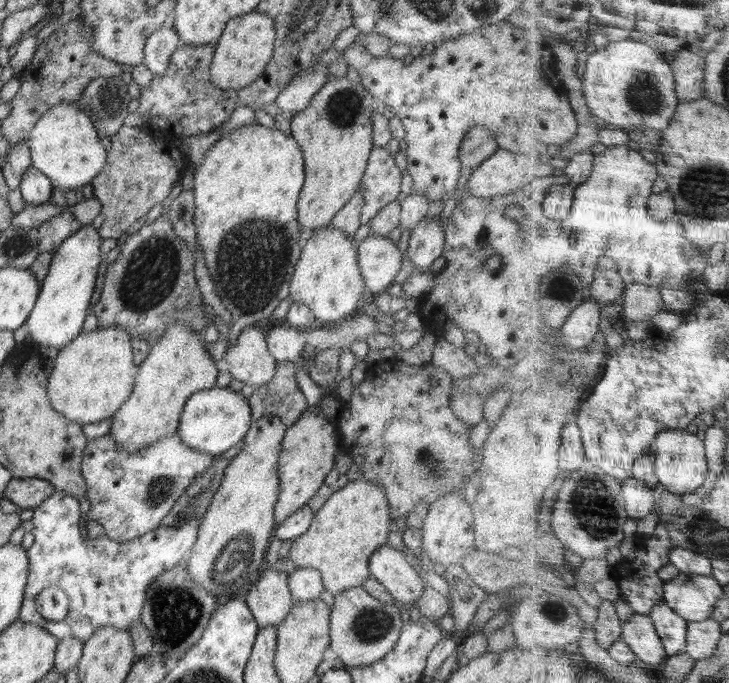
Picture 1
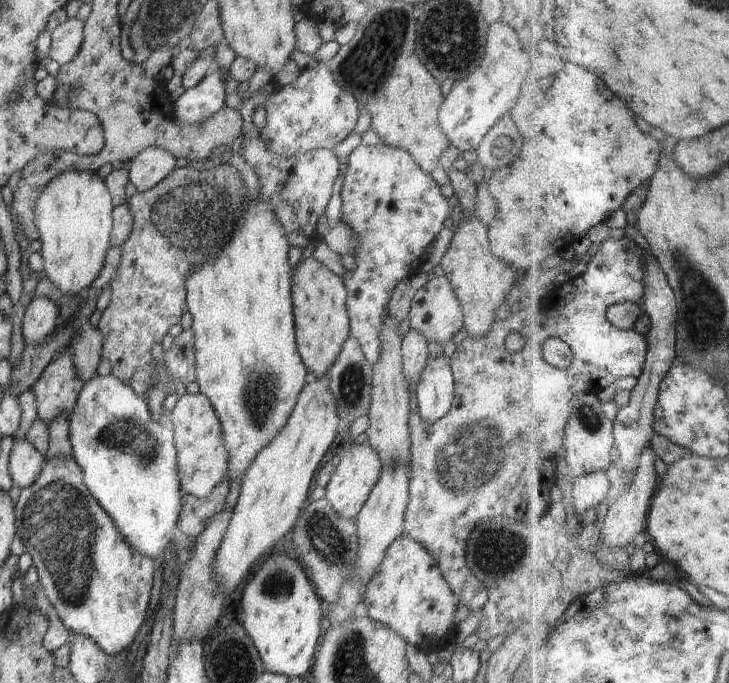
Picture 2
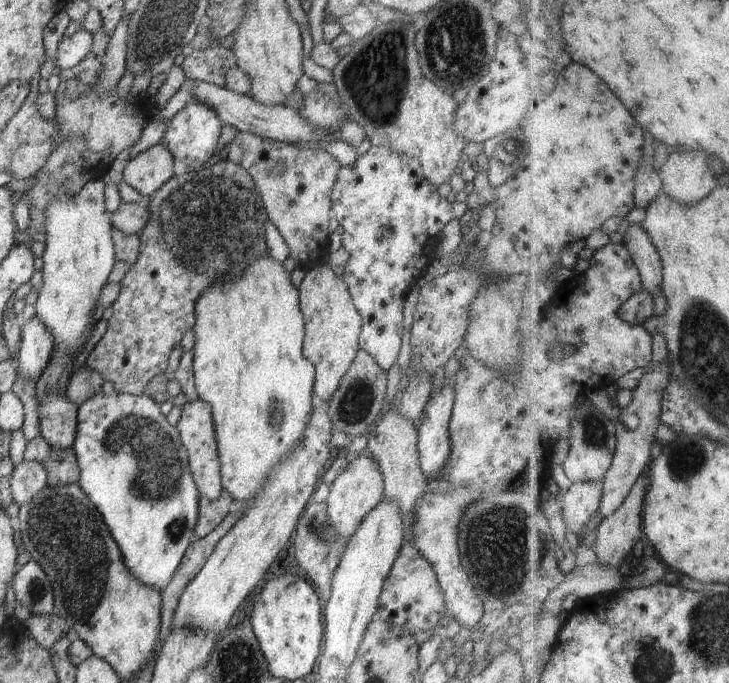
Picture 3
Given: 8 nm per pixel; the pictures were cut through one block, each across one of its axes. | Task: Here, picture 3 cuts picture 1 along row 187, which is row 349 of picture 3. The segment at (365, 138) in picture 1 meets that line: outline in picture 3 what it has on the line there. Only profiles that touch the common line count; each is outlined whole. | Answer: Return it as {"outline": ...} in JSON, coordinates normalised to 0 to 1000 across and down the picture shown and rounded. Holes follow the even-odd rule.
{"outline":[[[449,388],[420,397],[407,426],[418,483],[414,515],[433,539],[429,580],[451,589],[494,511],[491,492],[495,483],[495,463],[486,451],[475,414]]]}

